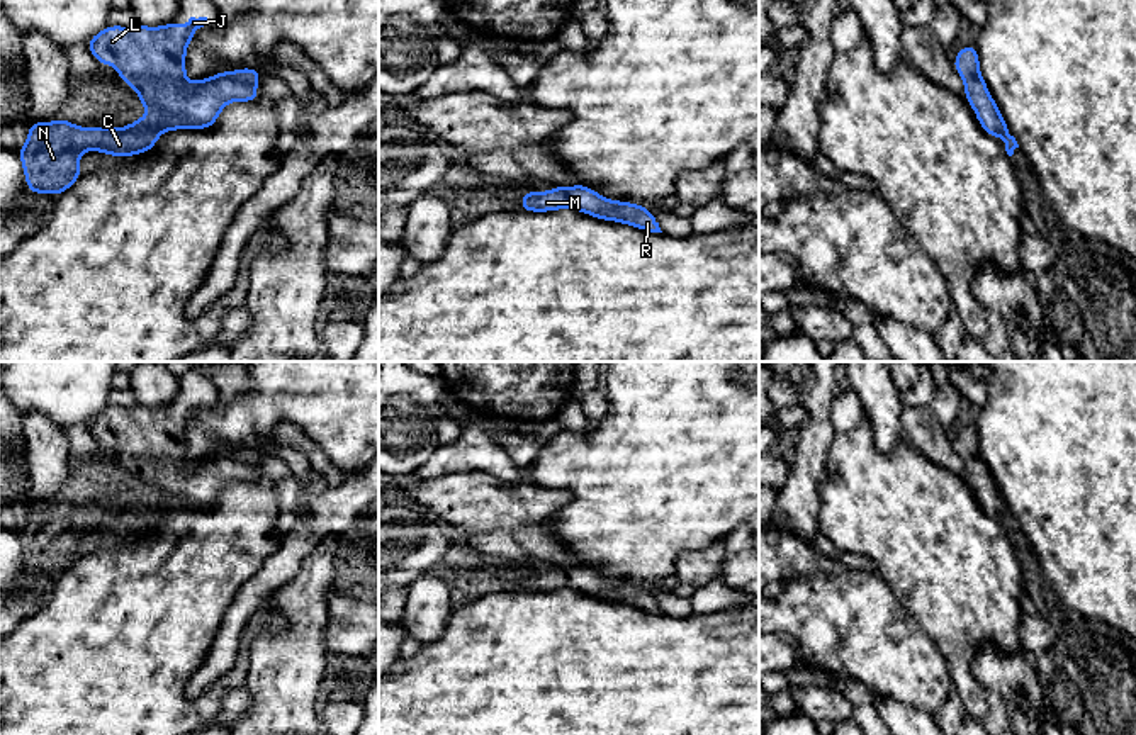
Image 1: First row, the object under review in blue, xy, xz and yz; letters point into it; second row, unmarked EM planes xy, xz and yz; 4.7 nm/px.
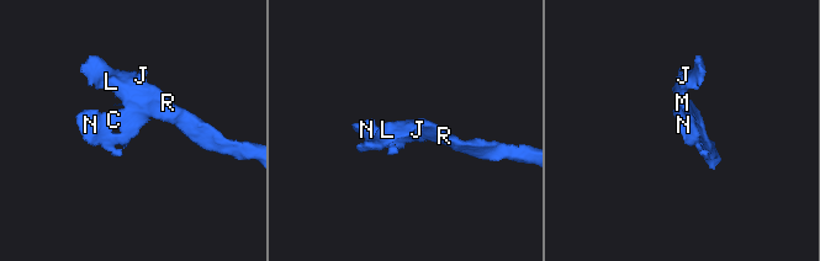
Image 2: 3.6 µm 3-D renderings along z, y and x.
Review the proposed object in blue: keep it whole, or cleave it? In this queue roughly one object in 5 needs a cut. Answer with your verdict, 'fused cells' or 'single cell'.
single cell

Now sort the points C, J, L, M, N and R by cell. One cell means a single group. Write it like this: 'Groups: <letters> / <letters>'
Groups: C J L M N R

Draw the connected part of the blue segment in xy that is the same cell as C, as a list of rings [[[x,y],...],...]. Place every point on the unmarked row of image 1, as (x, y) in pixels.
[[[190,397],[188,406],[172,402],[160,407],[107,406],[85,421],[100,445],[112,445],[121,463],[132,465],[148,496],[131,506],[78,508],[66,499],[31,502],[27,523],[17,531],[25,565],[37,574],[66,572],[80,557],[80,533],[100,531],[110,538],[143,535],[158,516],[177,509],[214,508],[229,482],[255,482],[262,453],[256,448],[221,452],[200,462],[185,458],[190,419],[207,397]]]

